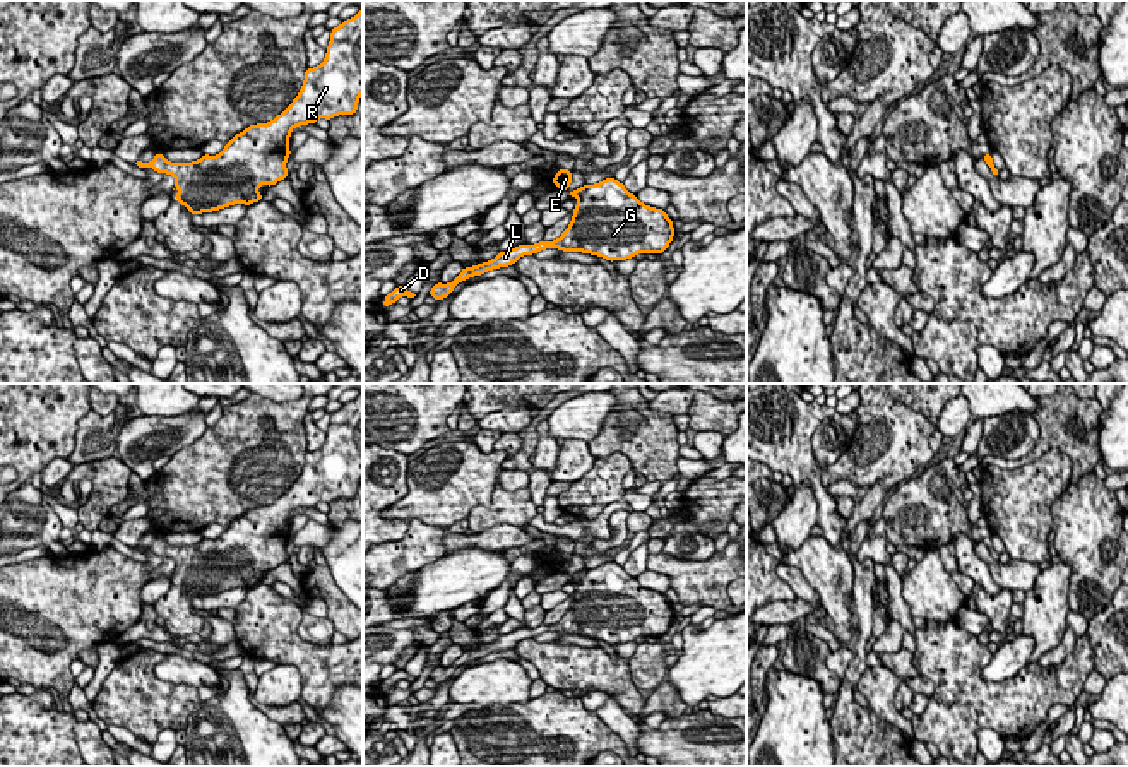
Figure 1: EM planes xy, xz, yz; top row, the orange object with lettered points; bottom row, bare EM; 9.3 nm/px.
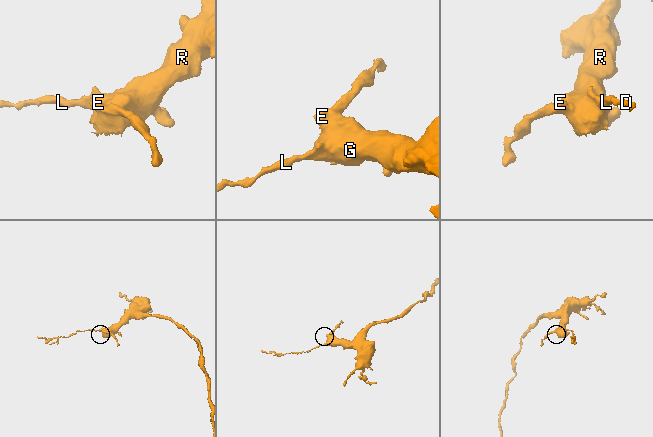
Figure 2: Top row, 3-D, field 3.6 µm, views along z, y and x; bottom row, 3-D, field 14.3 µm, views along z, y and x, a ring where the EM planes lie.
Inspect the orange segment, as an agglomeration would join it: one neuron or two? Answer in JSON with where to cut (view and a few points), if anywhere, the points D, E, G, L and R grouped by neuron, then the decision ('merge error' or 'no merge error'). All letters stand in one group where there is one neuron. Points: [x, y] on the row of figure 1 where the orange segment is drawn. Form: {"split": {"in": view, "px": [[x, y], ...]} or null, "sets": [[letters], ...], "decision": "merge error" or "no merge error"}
{"split": null, "sets": [["D", "E", "G", "L", "R"]], "decision": "no merge error"}

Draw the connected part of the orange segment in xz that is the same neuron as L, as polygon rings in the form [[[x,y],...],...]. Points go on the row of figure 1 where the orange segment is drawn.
[[[558,169],[553,176],[553,183],[560,190],[567,190],[570,197],[577,197],[579,202],[573,209],[573,217],[570,226],[561,233],[561,236],[555,241],[539,241],[536,245],[519,245],[512,250],[500,252],[495,259],[483,262],[479,265],[464,267],[462,272],[448,284],[436,282],[430,296],[436,301],[447,298],[454,288],[474,276],[481,276],[491,269],[508,267],[517,262],[522,255],[532,255],[544,248],[558,248],[563,252],[582,252],[597,257],[604,257],[606,260],[626,260],[635,257],[637,253],[657,253],[661,255],[668,250],[669,243],[674,236],[673,221],[662,209],[656,209],[642,204],[637,195],[630,193],[623,183],[614,178],[606,178],[596,185],[584,185],[573,192],[568,190],[572,183],[572,171]]]

